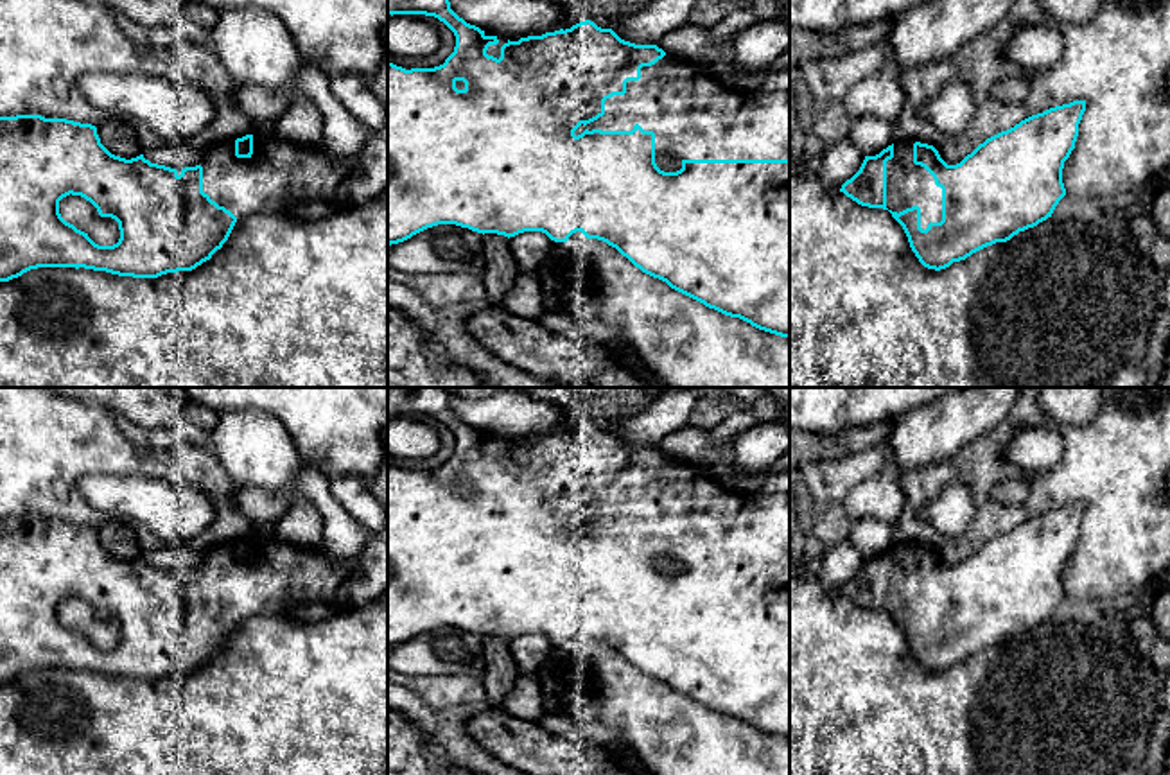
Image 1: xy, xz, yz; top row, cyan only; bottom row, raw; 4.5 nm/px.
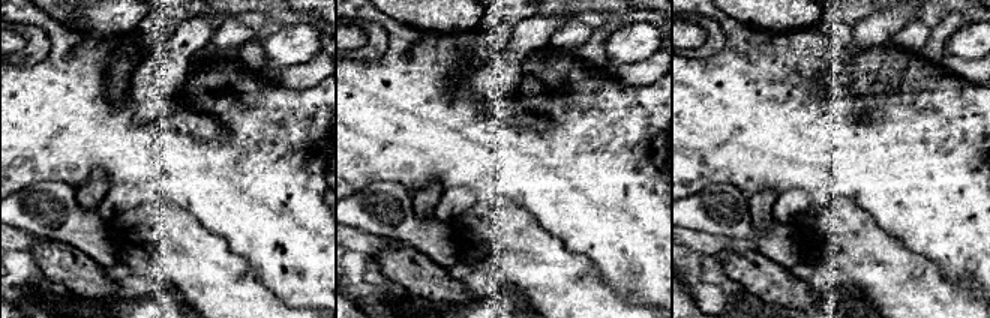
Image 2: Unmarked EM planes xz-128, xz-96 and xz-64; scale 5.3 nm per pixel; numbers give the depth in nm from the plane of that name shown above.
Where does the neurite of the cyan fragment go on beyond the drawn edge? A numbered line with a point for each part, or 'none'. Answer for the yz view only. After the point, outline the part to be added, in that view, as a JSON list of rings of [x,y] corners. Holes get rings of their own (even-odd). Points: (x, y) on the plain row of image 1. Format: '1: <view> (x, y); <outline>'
1: yz (907, 585); [[[894,544],[894,560],[886,563],[886,610],[903,614],[921,610],[921,630],[942,623],[942,590],[933,578],[913,565],[915,544]]]

